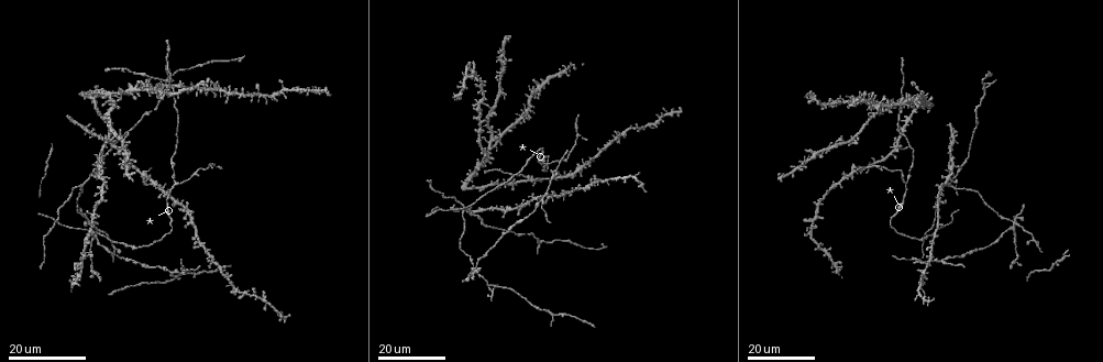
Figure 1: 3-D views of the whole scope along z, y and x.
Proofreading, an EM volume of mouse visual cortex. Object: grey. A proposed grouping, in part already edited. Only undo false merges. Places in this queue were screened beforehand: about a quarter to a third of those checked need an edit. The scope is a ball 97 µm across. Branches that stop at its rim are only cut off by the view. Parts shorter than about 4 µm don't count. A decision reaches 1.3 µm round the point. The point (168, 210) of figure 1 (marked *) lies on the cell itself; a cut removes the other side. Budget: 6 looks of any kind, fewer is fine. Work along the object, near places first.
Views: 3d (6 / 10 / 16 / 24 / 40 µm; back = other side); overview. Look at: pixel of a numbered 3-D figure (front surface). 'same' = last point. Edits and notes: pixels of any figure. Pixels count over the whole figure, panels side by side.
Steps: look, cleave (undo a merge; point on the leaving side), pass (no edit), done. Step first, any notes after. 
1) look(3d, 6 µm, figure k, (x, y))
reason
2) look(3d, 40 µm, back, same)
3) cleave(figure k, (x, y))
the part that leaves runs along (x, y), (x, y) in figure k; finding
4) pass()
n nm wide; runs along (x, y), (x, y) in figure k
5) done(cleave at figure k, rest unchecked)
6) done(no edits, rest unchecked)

look(3d, 16 µm, figure 1, (546, 163))
three-way junction

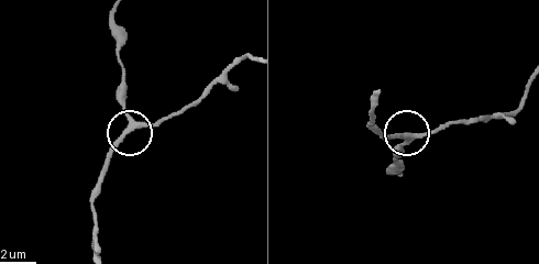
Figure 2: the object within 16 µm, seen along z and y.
look(3d, 6 µm, figure 2, (134, 123))
zoom in

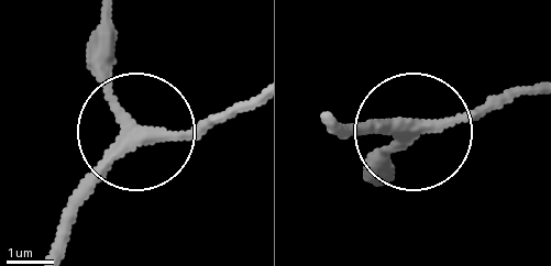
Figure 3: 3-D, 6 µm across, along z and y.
pass()
3 arms; continuous, no second cell

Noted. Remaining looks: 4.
look(3d, 24 µm, figure 1, (481, 221))

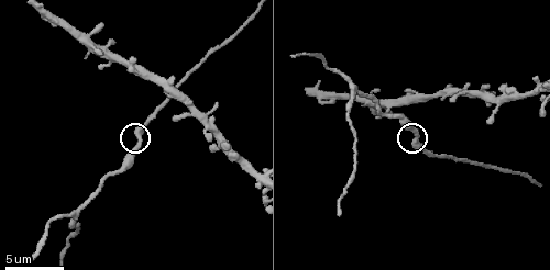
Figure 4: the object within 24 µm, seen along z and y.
look(3d, 6 µm, figure 4, (137, 144))

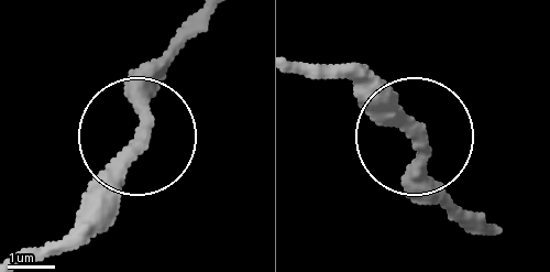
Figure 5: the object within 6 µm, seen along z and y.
pass()
220 nm wide; continuous, no second cell

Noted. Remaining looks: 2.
look(3d, 10 µm, figure 4, (353, 95))
arms part here

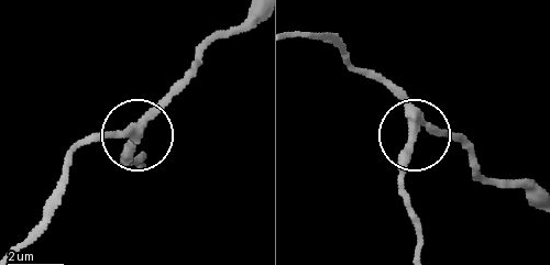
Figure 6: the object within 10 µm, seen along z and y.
pass()
one cell here

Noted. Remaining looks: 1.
done(no edits, rest unchecked)

